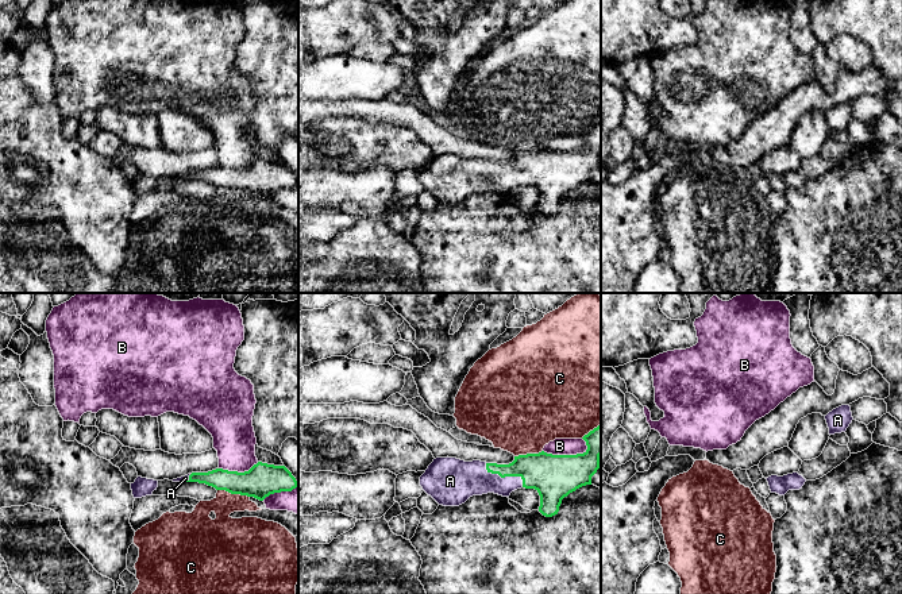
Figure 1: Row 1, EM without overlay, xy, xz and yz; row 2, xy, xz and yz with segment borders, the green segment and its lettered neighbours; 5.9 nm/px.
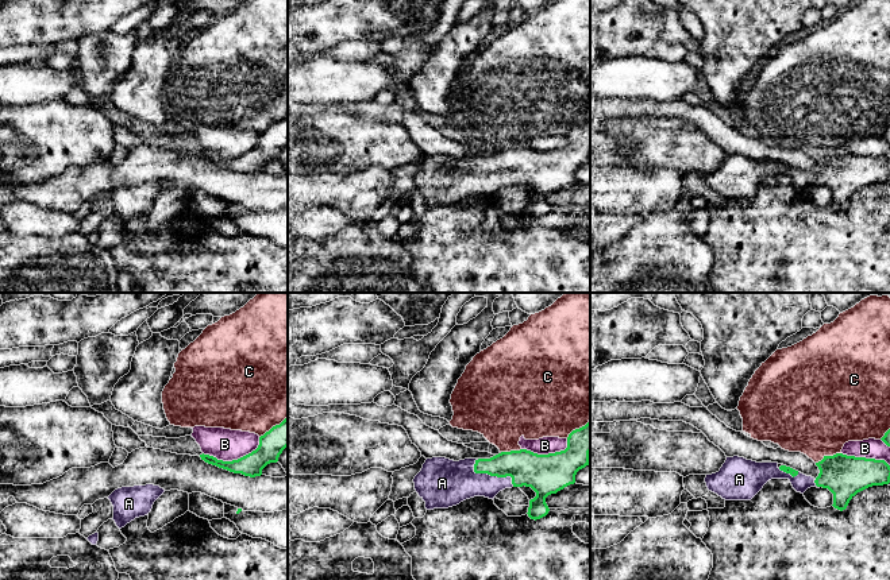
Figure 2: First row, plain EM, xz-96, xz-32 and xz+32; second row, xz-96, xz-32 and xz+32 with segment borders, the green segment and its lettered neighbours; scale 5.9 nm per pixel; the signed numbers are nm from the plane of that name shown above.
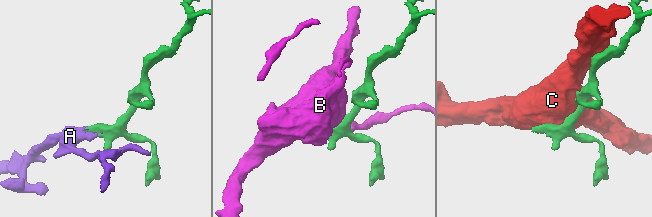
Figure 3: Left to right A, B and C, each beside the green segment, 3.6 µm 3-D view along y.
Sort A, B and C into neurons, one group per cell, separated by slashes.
A / B / C

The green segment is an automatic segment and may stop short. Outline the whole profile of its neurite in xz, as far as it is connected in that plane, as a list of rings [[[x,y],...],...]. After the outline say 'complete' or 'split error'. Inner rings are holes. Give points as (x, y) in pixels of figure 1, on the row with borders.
[[[601,425],[582,437],[587,450],[577,455],[552,455],[544,451],[514,456],[509,464],[465,462],[456,458],[436,458],[420,477],[420,486],[439,505],[459,506],[473,495],[494,493],[509,497],[512,491],[535,489],[540,495],[539,512],[546,517],[558,514],[562,500],[577,489],[591,485],[591,477],[600,468]]] | split error

